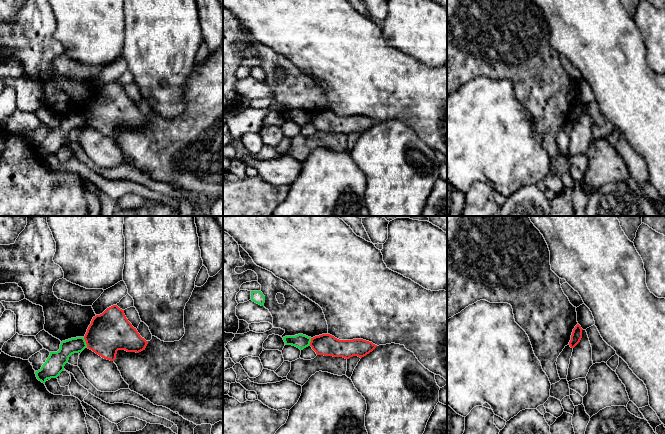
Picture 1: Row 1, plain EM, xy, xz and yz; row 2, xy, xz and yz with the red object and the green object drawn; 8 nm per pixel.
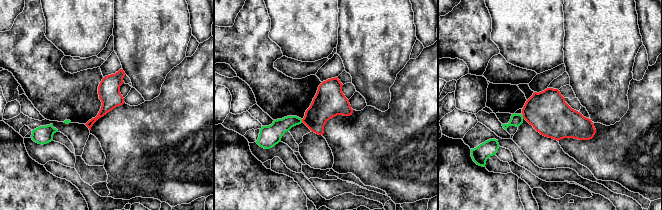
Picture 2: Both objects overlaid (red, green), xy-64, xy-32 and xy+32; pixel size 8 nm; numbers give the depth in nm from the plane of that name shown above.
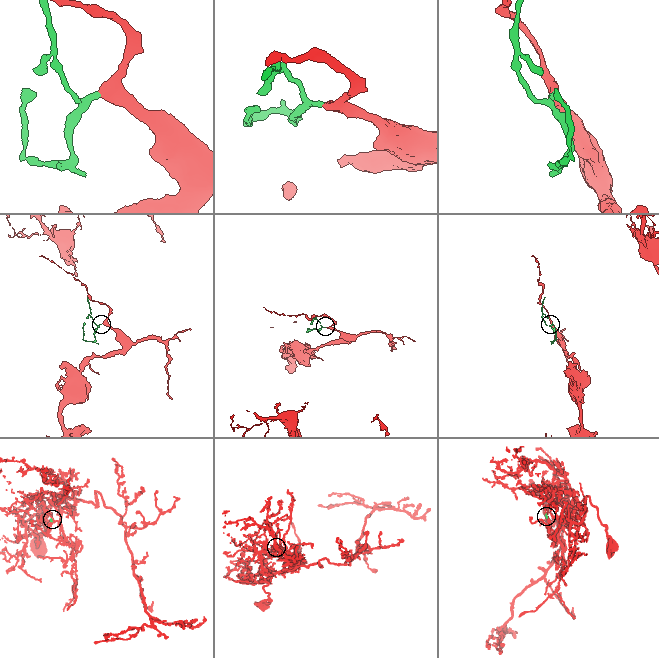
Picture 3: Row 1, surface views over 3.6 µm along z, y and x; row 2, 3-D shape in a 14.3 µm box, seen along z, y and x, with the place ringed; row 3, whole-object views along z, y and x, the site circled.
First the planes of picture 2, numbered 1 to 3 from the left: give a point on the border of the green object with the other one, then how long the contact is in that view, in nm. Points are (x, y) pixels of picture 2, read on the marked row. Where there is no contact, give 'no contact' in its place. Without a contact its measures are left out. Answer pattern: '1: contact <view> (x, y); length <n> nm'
1: no contact
2: contact xy-32 (302, 120); length 30 nm
3: contact xy+32 (523, 117); length 40 nm

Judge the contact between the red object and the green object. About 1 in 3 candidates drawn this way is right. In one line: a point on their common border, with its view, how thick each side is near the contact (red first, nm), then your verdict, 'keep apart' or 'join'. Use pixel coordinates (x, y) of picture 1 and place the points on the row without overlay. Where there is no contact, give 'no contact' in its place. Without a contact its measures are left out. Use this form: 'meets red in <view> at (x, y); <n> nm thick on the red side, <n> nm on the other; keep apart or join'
meets red in xy at (86, 118); 320 nm thick on the red side, 130 nm on the other; keep apart

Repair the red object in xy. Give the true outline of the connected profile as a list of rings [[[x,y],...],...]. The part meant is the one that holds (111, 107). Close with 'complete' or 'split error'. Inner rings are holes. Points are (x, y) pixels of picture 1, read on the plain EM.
[[[117,81],[93,93],[84,115],[88,125],[110,137],[116,135],[118,126],[139,129],[148,120]]]; complete

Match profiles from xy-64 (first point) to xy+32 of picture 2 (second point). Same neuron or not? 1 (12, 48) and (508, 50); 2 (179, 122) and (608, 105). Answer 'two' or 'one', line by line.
1: two
2: two

